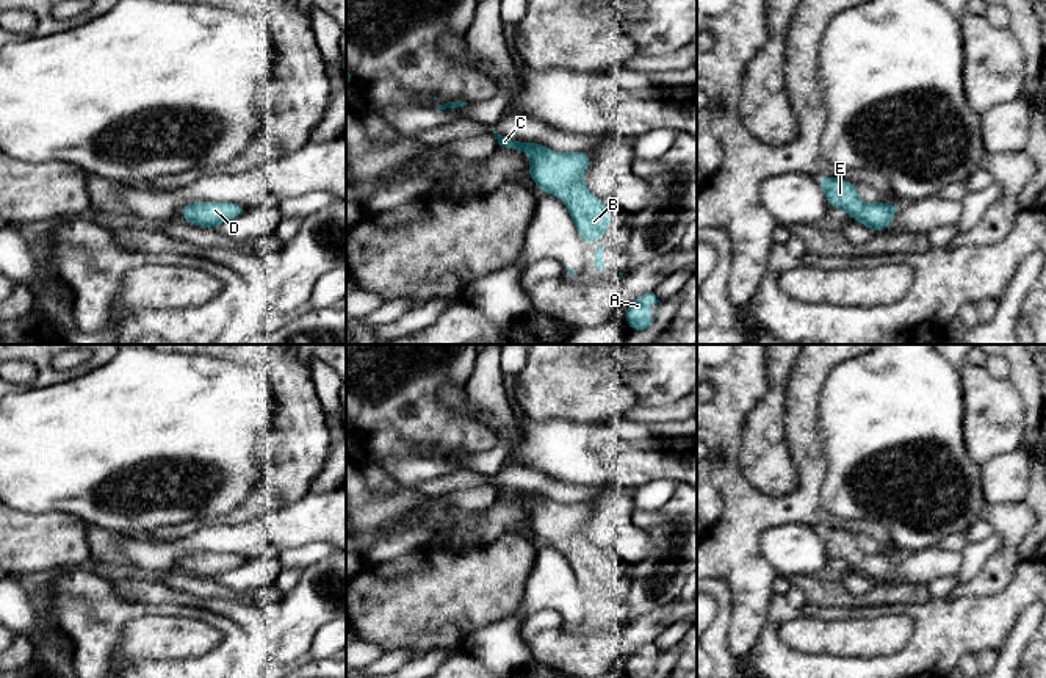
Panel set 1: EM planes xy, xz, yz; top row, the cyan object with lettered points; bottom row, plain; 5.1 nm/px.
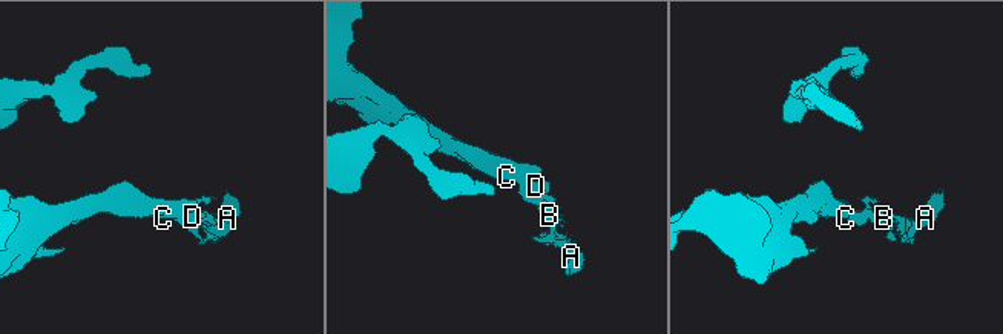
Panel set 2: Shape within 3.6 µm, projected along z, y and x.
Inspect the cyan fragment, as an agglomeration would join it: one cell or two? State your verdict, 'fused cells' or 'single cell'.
single cell

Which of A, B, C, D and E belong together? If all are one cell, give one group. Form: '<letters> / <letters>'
A B C D E

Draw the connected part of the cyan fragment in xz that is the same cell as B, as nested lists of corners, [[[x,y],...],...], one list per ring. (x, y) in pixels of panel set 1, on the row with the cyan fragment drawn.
[[[493,125],[492,128],[493,128],[493,135],[496,136],[500,146],[504,146],[509,150],[517,150],[517,152],[525,150],[528,153],[531,160],[528,175],[537,183],[539,191],[551,193],[567,205],[568,213],[576,227],[576,232],[584,243],[595,243],[597,236],[606,233],[608,225],[611,224],[611,211],[604,207],[603,200],[592,196],[590,191],[583,183],[584,172],[590,163],[590,157],[587,152],[551,152],[543,144],[514,141],[514,139],[509,139],[496,133]]]

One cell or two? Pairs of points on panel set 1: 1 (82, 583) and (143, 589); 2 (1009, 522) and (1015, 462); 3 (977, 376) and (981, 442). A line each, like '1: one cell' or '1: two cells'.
1: two cells
2: two cells
3: one cell

